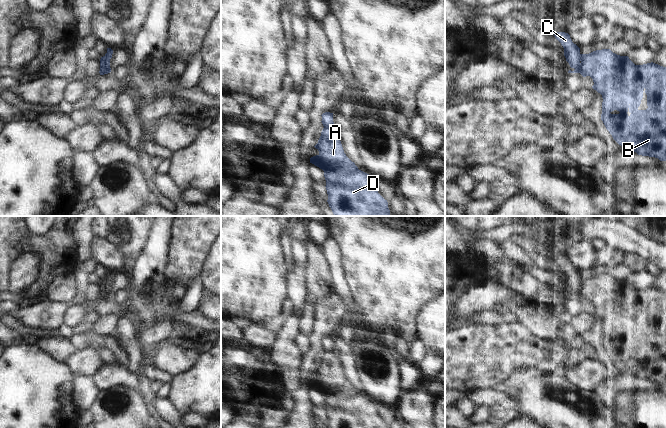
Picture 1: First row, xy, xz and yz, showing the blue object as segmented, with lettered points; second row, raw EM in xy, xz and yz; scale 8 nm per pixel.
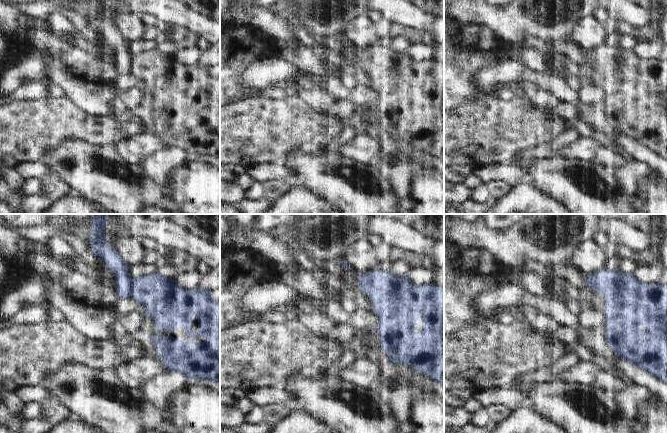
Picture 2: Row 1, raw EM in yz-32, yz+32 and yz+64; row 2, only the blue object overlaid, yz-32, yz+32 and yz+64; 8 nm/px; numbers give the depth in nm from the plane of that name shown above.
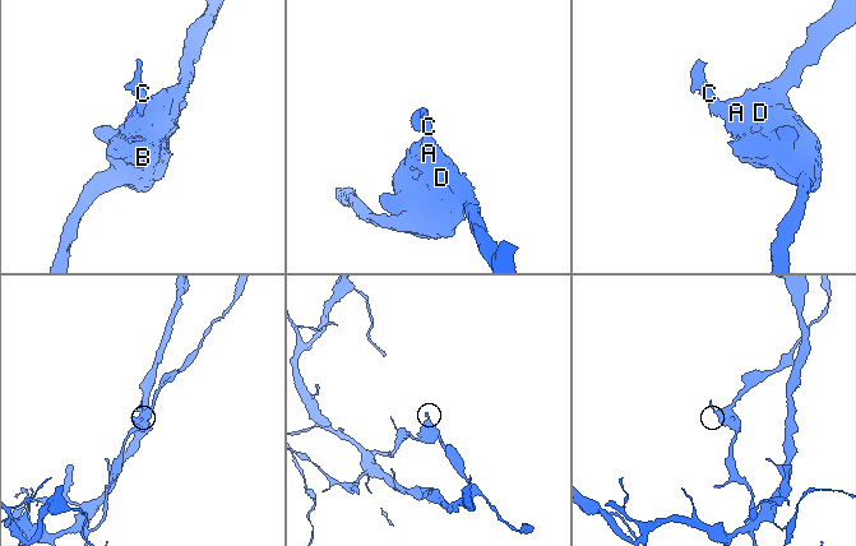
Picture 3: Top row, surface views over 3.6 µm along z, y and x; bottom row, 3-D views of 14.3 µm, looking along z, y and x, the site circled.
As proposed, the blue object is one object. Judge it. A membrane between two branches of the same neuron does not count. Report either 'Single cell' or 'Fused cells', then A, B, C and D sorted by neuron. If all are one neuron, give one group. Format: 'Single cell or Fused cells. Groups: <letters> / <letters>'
Fused cells. Groups: A B D / C.

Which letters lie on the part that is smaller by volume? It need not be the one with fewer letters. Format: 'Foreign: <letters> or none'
Foreign: C.

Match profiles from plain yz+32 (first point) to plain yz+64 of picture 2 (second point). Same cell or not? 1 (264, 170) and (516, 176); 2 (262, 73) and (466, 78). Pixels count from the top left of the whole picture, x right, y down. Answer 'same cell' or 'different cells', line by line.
1: same cell
2: different cells

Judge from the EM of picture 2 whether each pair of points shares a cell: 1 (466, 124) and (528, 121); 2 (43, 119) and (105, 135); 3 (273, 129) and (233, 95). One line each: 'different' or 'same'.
1: same
2: same
3: different

